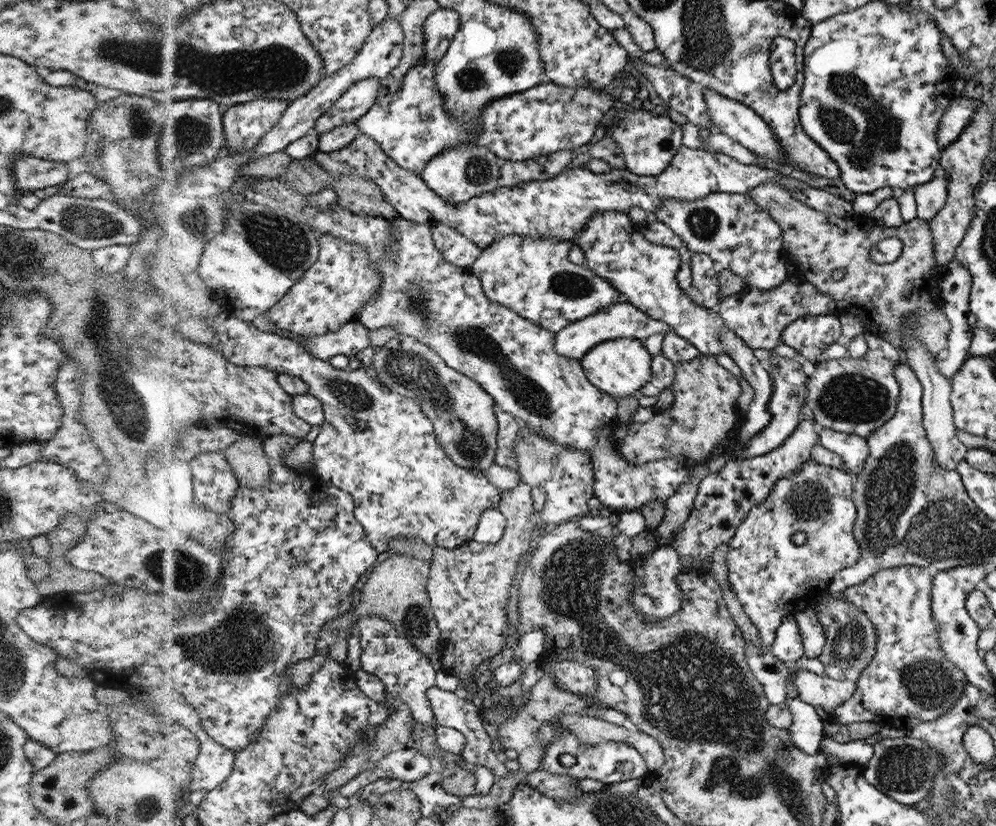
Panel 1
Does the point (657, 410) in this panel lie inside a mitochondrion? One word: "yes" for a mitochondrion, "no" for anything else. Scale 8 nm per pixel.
no

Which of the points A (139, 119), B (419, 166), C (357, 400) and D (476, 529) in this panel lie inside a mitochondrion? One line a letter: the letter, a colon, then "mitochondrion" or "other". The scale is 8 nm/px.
A: mitochondrion
B: other
C: mitochondrion
D: other

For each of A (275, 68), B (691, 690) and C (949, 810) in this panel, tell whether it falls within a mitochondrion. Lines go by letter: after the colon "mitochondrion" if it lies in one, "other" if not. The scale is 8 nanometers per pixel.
A: mitochondrion
B: mitochondrion
C: mitochondrion

